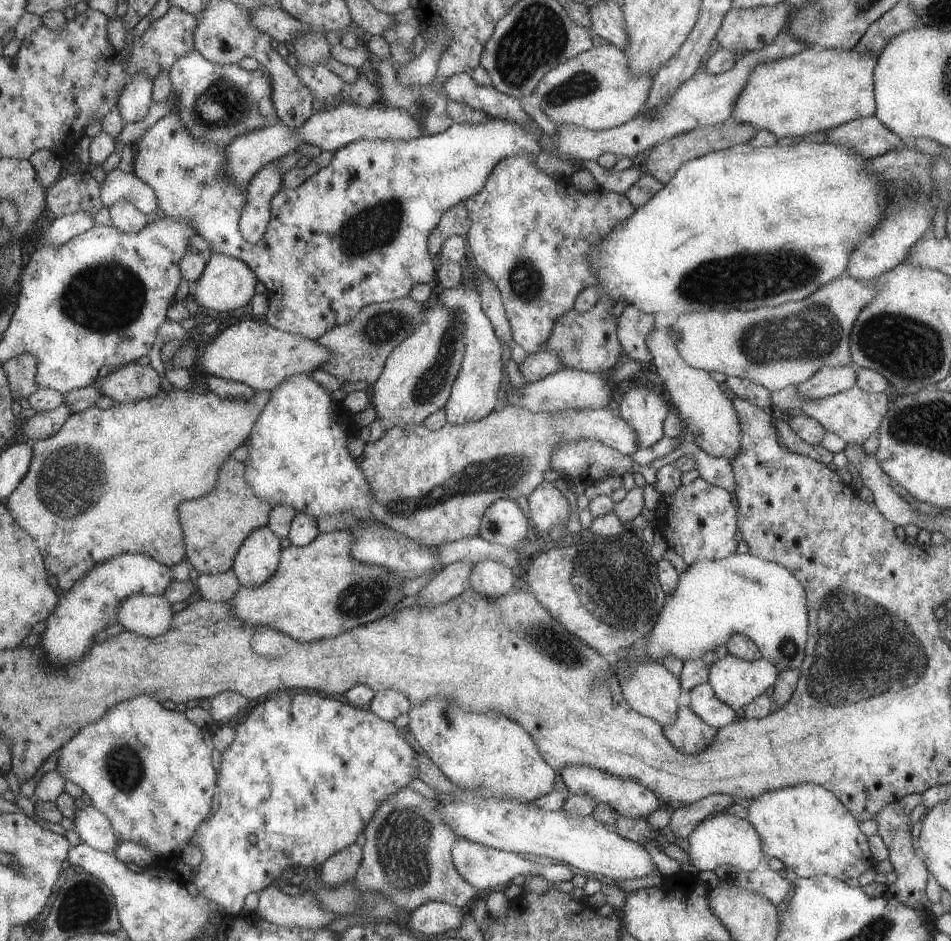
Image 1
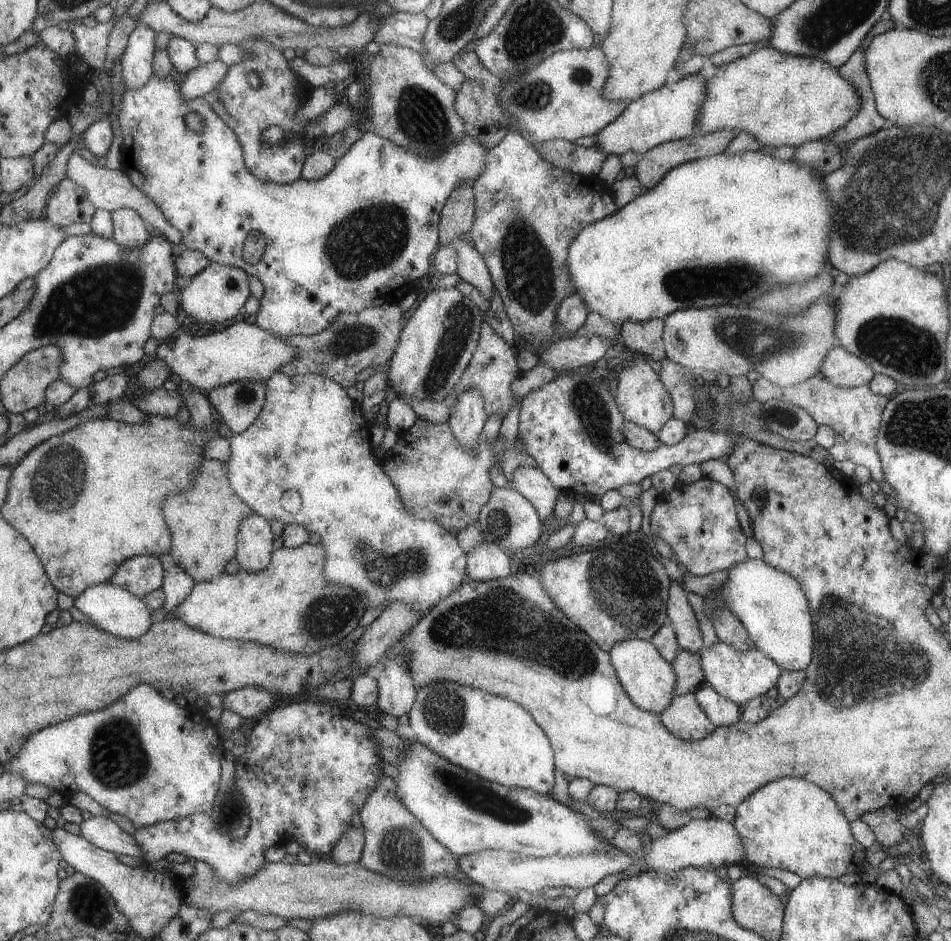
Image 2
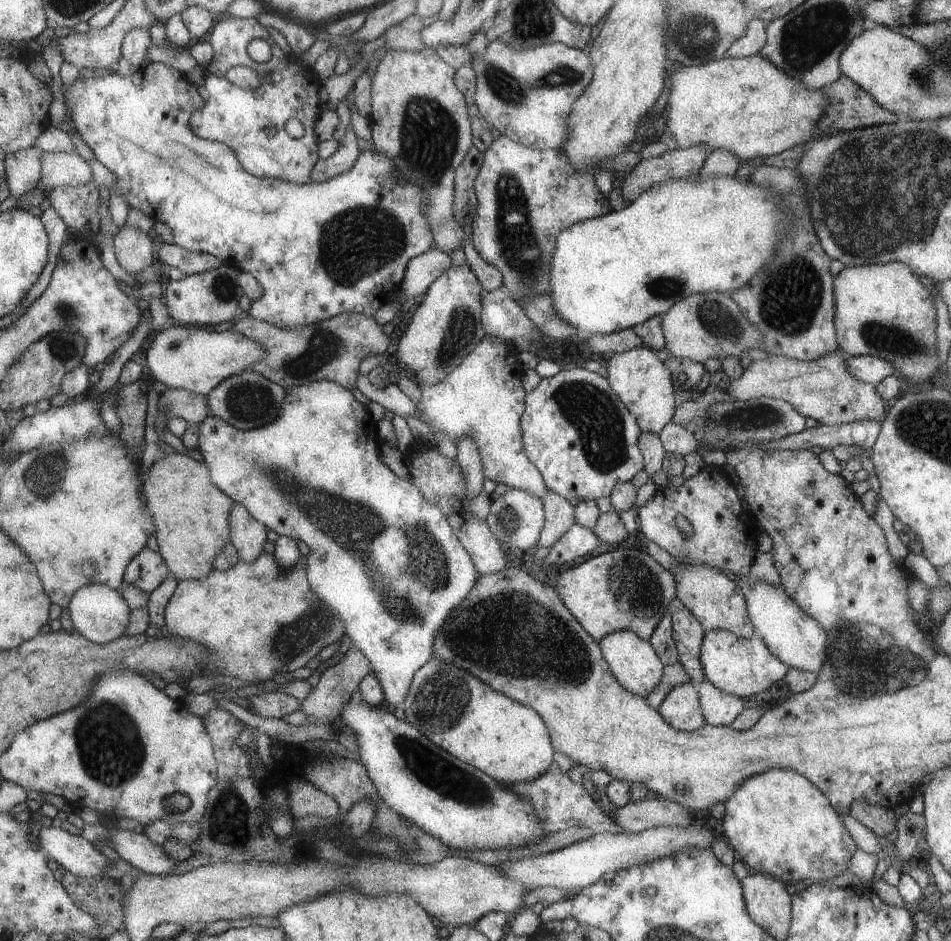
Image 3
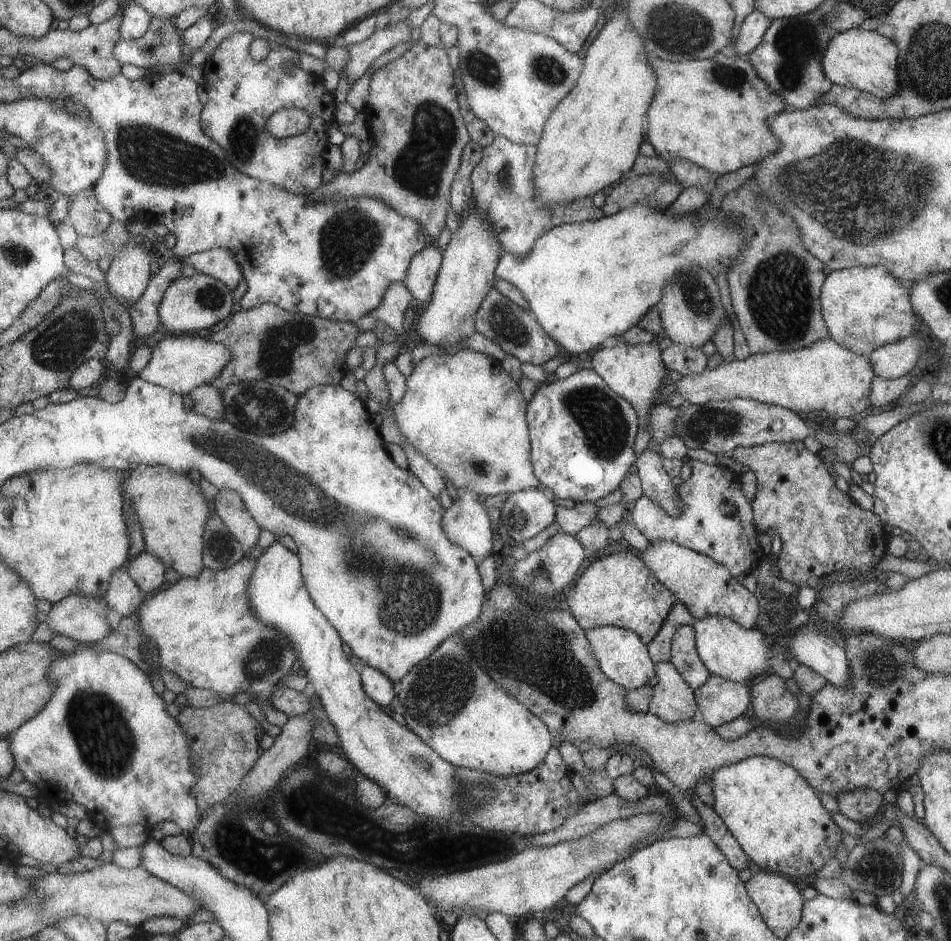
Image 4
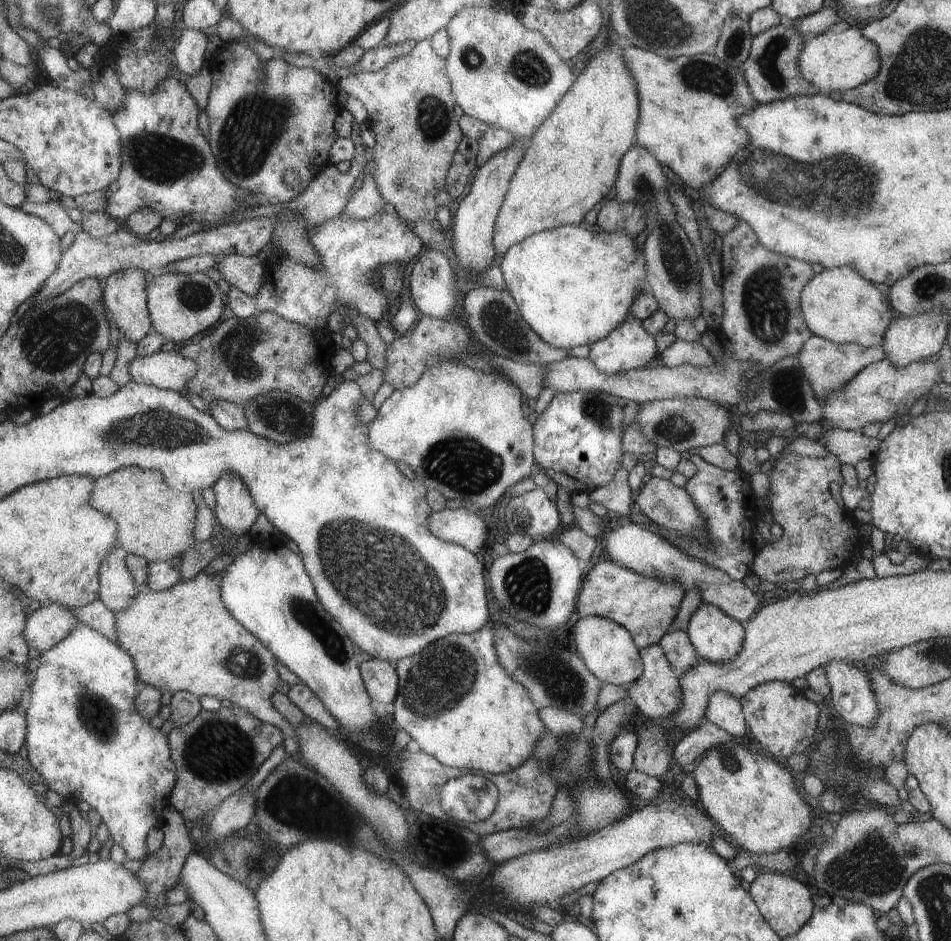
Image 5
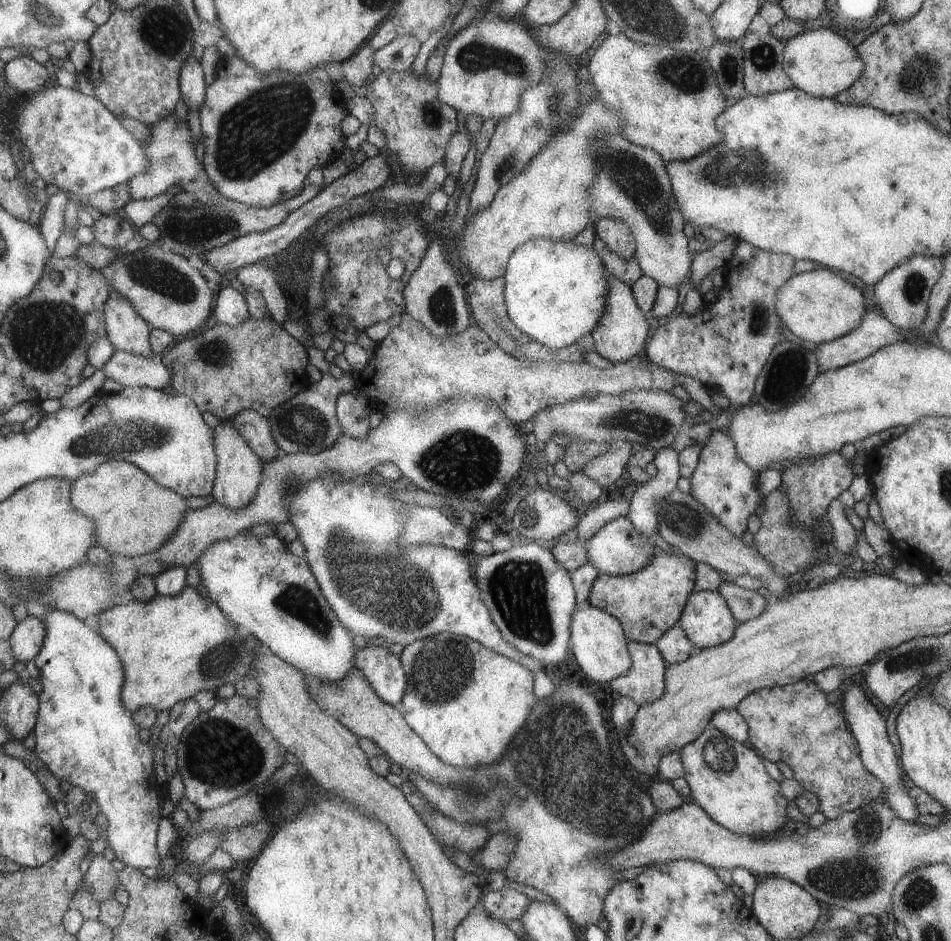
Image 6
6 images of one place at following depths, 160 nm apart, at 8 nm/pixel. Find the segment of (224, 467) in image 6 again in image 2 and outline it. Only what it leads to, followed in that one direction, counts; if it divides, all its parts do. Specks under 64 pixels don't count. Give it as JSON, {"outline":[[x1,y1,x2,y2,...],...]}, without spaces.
{"outline":[[251,514,240,523,234,556,239,569,257,573,270,564,273,534,267,521,262,516]]}

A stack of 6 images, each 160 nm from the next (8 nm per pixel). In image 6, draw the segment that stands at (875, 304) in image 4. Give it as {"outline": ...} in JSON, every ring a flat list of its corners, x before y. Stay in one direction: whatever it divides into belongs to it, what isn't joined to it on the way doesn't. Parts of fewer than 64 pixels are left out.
{"outline":[[827,268,810,270,809,272,801,272,791,276,785,284,781,284,775,292,775,314,779,315,781,324,793,336,797,337,799,341,805,344,814,346,815,344,823,344,823,342,834,340,847,332,855,329,855,326,859,325,861,318,863,318,863,294,851,286,849,282,845,282,843,278,840,278,837,274,833,274,831,270]]}

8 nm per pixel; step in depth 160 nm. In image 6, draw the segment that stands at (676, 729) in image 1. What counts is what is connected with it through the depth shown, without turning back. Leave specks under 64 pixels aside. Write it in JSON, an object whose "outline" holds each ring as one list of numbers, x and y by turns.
{"outline":[[627,640,631,659,631,669,627,674,613,678,611,689,619,695,627,696,635,704,645,704,657,700,663,690,663,674,666,662,653,643,632,642]]}

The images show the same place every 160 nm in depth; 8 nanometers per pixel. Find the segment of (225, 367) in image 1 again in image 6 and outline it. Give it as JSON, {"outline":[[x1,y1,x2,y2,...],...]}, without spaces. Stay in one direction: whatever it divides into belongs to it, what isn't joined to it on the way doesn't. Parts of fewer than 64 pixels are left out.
{"outline":[[117,351,116,354,101,368,107,379,119,382,124,388,127,387,149,387,151,389,161,390,169,385,170,372,161,362,161,356,137,356,136,354,125,351]]}

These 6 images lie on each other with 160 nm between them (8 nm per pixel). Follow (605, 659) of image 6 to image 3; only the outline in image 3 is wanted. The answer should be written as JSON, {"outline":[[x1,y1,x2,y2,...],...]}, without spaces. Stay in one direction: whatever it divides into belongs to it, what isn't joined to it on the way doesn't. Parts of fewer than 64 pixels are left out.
{"outline":[[615,631,603,637,598,645,610,667,611,674,631,694,646,697,659,686,665,667,657,658,657,654,655,654,649,641,639,638,638,635,633,634,631,631]]}

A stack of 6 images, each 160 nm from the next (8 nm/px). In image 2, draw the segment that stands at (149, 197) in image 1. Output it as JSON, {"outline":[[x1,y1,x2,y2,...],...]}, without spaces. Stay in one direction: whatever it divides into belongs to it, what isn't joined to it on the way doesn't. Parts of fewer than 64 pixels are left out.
{"outline":[[81,140,81,144,77,146,77,150,71,156,71,162,68,164,68,176,71,177,77,184,83,185,91,202,100,210,107,210,113,213,117,209,130,208,133,209,142,219,143,222,153,226,157,232,160,232,168,241,175,243,181,247,181,237,178,230,175,230,162,215,158,206,148,197,145,196,134,184,130,183,129,177,124,167,111,170,106,167,94,166,85,160,79,153,79,149,86,148,85,140]]}

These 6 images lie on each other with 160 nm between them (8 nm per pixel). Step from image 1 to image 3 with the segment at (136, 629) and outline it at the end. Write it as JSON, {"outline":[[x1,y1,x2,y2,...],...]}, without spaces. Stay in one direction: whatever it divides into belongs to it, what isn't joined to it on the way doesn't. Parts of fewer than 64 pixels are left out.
{"outline":[[94,584,79,589,74,594,67,610,69,610,74,630,96,643,107,643,120,639,126,634,131,608,120,589,111,588,109,585]]}

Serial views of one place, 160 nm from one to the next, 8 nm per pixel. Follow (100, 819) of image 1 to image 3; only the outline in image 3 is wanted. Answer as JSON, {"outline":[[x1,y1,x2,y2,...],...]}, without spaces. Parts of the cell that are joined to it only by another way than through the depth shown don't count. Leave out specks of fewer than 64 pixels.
{"outline":[[96,822,94,825,85,825,81,834,97,846,106,844,113,848,121,858,144,873,161,876,172,874,175,862,143,832,137,834,117,828,108,829]]}

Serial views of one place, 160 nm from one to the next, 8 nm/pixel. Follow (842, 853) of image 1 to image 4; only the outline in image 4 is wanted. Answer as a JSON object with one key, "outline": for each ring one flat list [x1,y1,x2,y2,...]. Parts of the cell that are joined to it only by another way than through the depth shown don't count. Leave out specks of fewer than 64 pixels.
{"outline":[[751,756,734,764,721,766,709,776,707,782,711,785,713,794,711,808,739,843,748,860,753,861,763,871,796,880,807,878,815,875,834,856,835,848,841,842,839,828,815,796,815,791,809,788,810,784,791,766,768,757]]}

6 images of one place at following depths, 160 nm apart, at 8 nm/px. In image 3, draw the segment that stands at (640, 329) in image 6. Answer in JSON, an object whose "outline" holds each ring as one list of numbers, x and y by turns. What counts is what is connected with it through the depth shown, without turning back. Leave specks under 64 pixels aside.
{"outline":[[635,347,612,354,607,359,605,371,607,382,633,415,641,432,647,431,657,435,663,426,672,420,673,410,676,409,671,388,672,376,669,376,669,371,655,358,650,347]]}

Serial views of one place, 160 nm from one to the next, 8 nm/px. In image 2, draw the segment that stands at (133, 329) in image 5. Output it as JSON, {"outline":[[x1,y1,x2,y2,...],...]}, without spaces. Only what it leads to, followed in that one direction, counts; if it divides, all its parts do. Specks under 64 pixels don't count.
{"outline":[[130,208,117,209,113,216,113,237,124,249,143,246,149,234,143,226,143,219]]}

